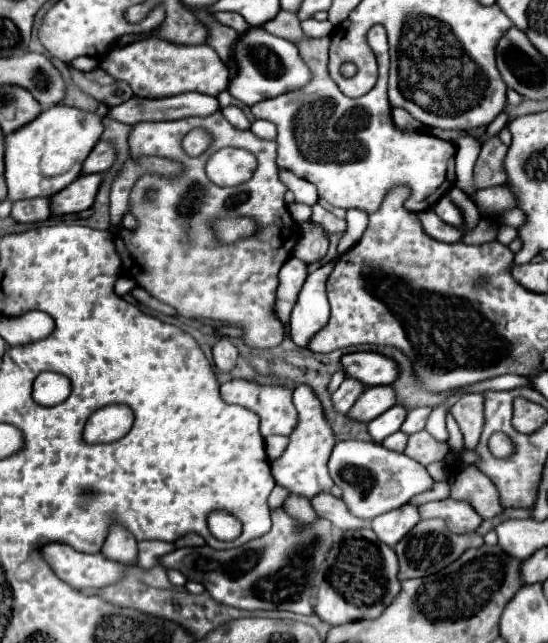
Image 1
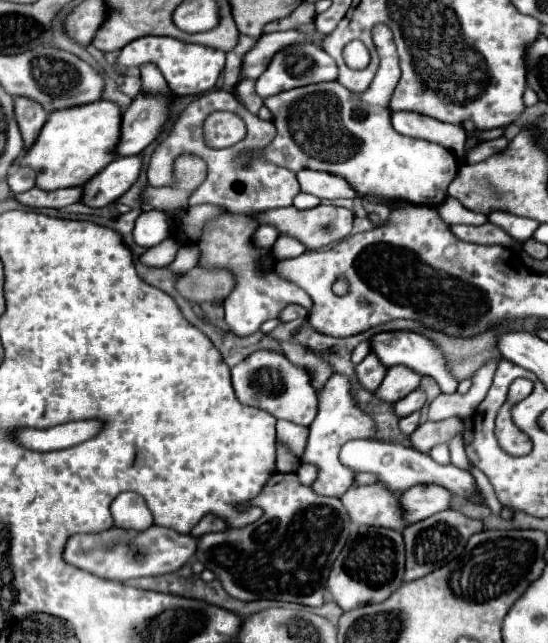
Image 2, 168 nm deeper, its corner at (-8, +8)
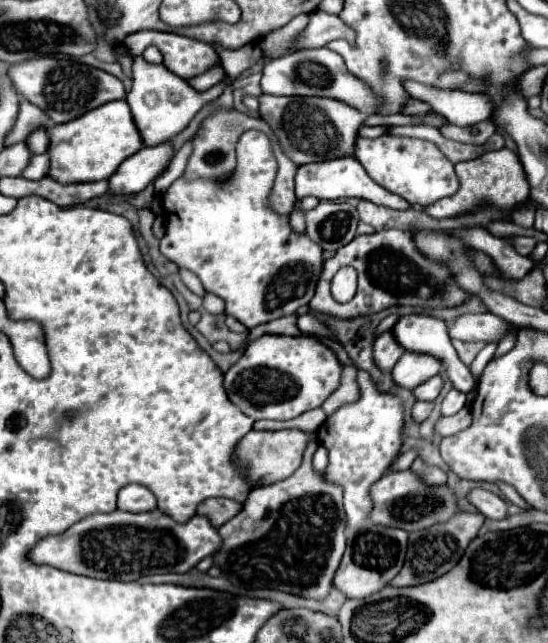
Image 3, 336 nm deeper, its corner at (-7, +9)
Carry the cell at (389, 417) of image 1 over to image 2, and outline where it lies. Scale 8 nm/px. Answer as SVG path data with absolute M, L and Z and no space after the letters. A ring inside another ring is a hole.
M415 389L407 397L403 397L399 403L393 403L393 411L397 417L407 417L407 415L419 411L423 407L423 403L425 403L425 393Z

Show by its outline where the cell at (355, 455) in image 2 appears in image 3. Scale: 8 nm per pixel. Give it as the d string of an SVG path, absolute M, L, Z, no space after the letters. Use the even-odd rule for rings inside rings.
M478 488L478 490L474 490L474 494L470 492L468 498L480 510L480 514L484 514L490 520L500 520L500 518L506 518L508 515L507 502L500 498L500 496L496 496L494 492Z

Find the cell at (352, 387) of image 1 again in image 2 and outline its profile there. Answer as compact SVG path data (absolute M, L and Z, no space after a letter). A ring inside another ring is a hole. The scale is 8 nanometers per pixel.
M369 353L357 367L355 367L355 375L359 385L363 385L367 391L375 391L379 387L379 383L383 381L387 369L377 361L377 357L373 353Z

